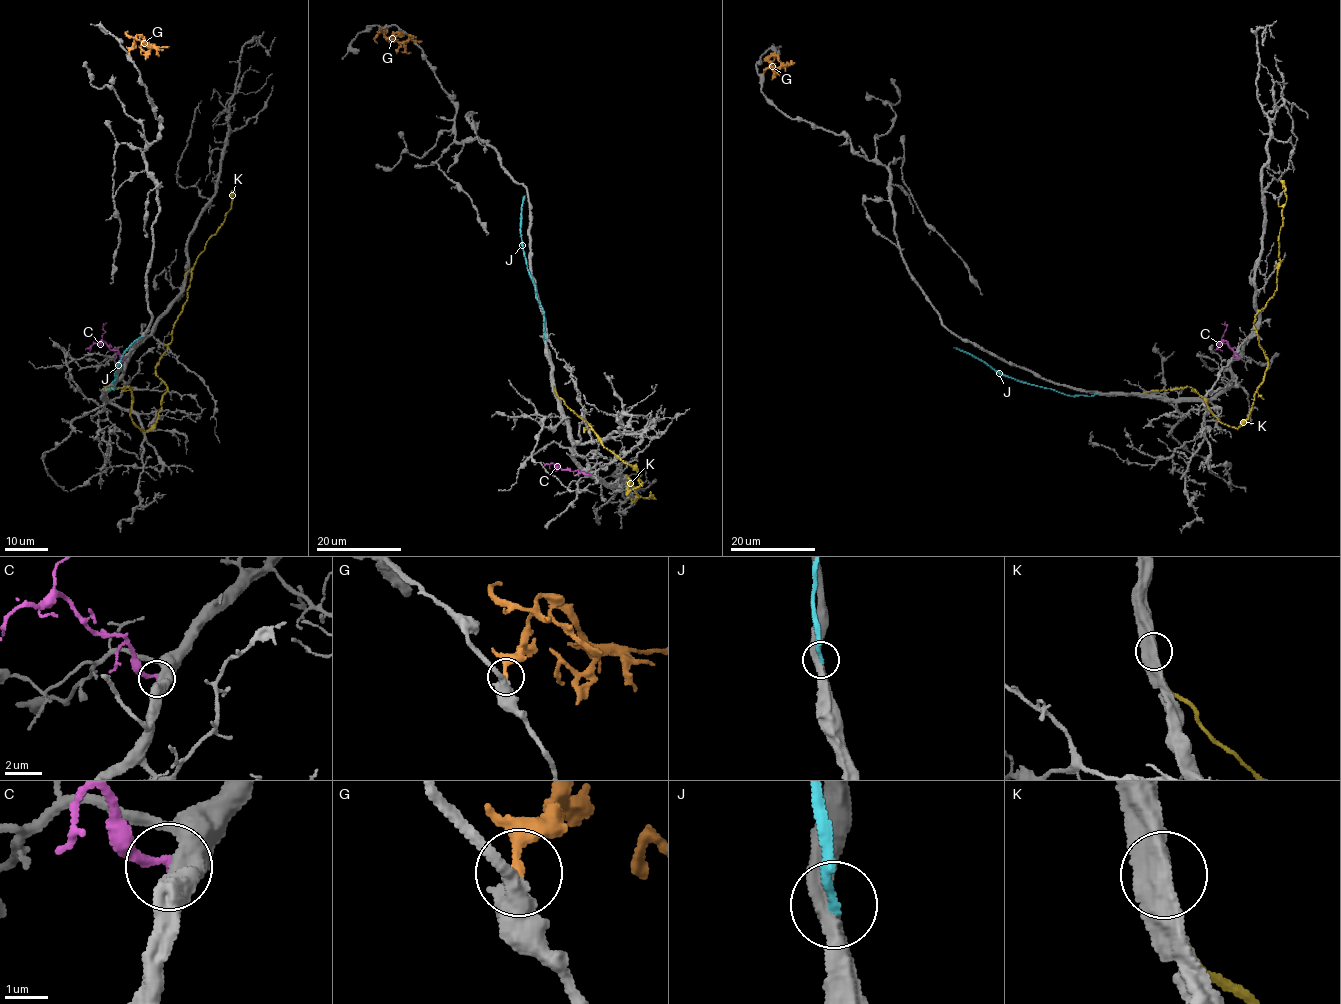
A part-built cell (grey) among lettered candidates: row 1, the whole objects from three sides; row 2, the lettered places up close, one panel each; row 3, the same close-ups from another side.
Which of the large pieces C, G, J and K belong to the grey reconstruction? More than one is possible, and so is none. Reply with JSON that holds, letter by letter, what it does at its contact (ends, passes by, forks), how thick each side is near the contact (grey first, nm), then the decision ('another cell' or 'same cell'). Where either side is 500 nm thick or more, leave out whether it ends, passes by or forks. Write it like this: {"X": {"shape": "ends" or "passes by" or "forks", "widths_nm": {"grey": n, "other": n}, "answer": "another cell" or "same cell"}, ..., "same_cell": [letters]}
{"C": {"widths_nm": {"grey": 550, "other": 200}, "answer": "another cell"}, "G": {"shape": "ends", "widths_nm": {"grey": 480, "other": 240}, "answer": "another cell"}, "J": {"shape": "ends", "widths_nm": {"grey": 440, "other": 190}, "answer": "same cell"}, "K": {"widths_nm": {"grey": 600, "other": 200}, "answer": "another cell"}, "same_cell": ["J"]}

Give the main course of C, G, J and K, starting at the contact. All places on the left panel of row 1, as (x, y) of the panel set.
C: (125, 360), (102, 339), (106, 322)
G: (129, 52), (137, 35), (148, 45), (169, 46)
J: (109, 388), (115, 389), (115, 372), (127, 348), (143, 336)
K: (105, 390), (129, 387), (135, 424), (144, 431), (155, 421), (167, 389), (155, 366), (232, 190)

